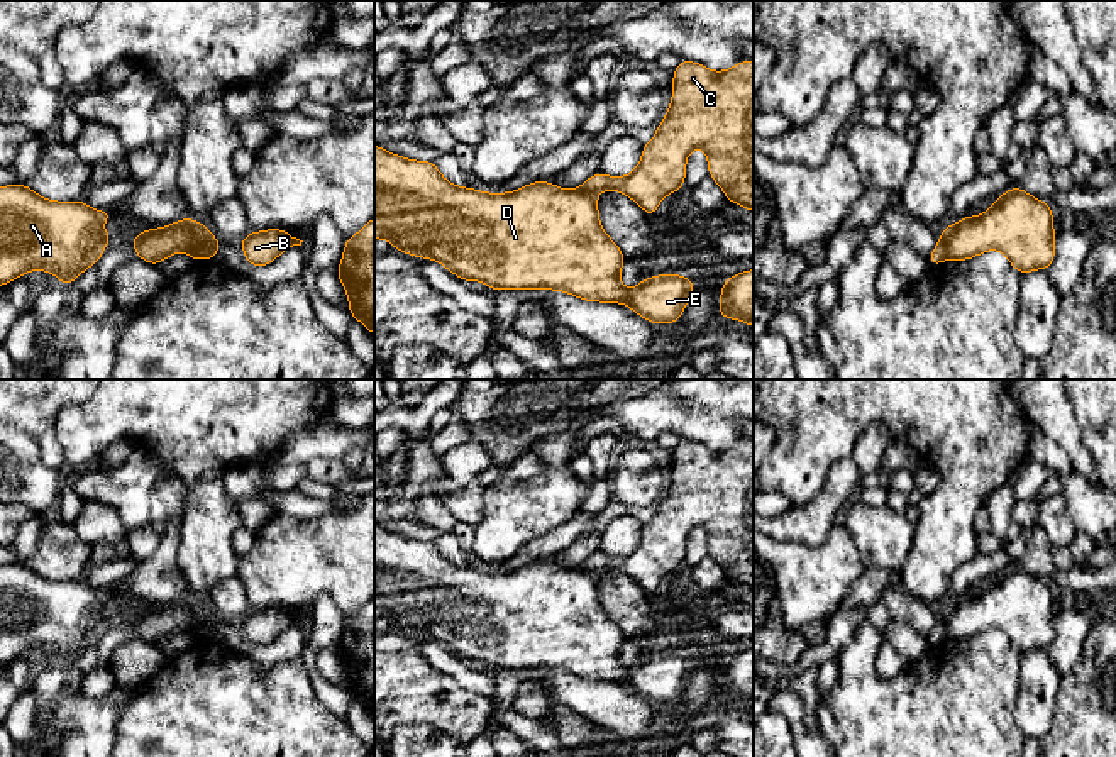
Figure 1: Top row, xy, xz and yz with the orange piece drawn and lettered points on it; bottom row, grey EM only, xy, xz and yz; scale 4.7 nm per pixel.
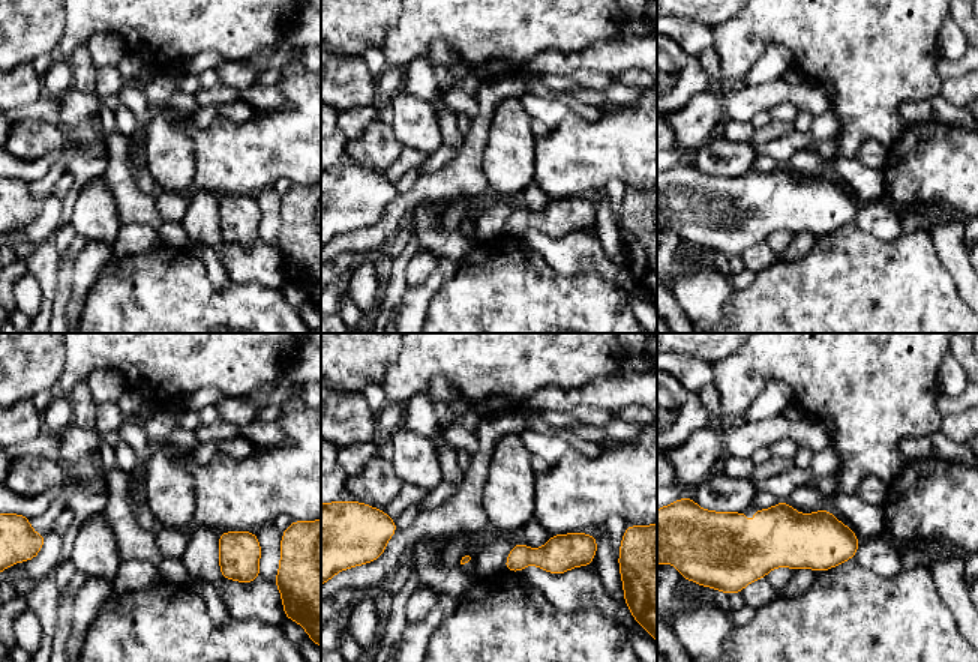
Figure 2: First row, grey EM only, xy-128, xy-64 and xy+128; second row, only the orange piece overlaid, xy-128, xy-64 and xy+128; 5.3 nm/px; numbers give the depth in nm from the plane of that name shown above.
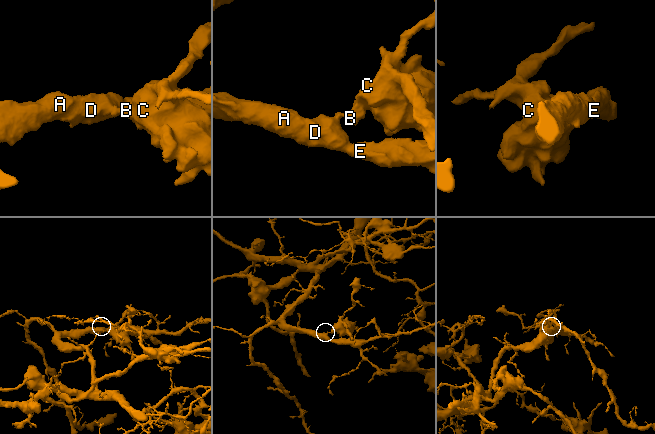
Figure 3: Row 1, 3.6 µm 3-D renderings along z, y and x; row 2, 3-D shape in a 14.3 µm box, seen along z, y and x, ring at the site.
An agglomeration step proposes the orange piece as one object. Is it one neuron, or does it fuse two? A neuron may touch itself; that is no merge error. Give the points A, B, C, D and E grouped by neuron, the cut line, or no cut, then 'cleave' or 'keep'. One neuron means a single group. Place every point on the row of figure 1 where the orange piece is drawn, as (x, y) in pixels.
A D E / B C; cut in xy along (212, 236), (202, 258); cleave

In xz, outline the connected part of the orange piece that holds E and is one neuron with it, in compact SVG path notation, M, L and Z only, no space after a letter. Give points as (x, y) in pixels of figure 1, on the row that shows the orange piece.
M374 146L374 239L388 239L403 254L442 262L462 281L483 281L489 290L559 290L579 300L625 303L637 315L659 323L677 323L696 281L681 274L644 278L632 290L620 285L625 257L601 229L596 195L533 181L511 193L459 188L440 176L435 163L412 161Z

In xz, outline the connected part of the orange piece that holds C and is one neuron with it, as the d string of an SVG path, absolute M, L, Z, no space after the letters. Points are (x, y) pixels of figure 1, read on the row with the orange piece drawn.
M681 59L672 76L672 103L654 139L642 147L640 164L623 178L596 173L579 190L593 195L616 190L635 200L652 218L666 195L682 190L686 157L701 147L708 154L710 178L720 185L727 200L754 212L754 61L716 73Z

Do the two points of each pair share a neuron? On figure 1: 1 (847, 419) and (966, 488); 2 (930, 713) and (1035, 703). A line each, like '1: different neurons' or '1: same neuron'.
1: same neuron
2: different neurons

